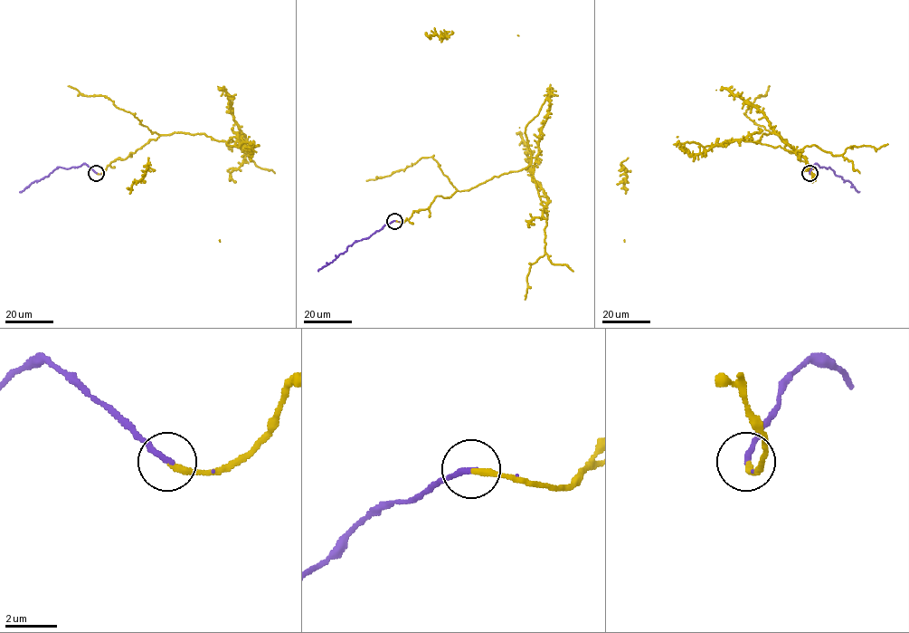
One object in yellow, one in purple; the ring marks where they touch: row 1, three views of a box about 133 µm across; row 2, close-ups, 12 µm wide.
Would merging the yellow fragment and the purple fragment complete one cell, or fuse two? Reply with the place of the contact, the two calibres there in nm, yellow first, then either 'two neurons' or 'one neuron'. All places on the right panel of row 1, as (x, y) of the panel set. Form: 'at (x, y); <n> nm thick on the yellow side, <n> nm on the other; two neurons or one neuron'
at (809, 173); 240 nm thick on the yellow side, 240 nm on the other; one neuron

